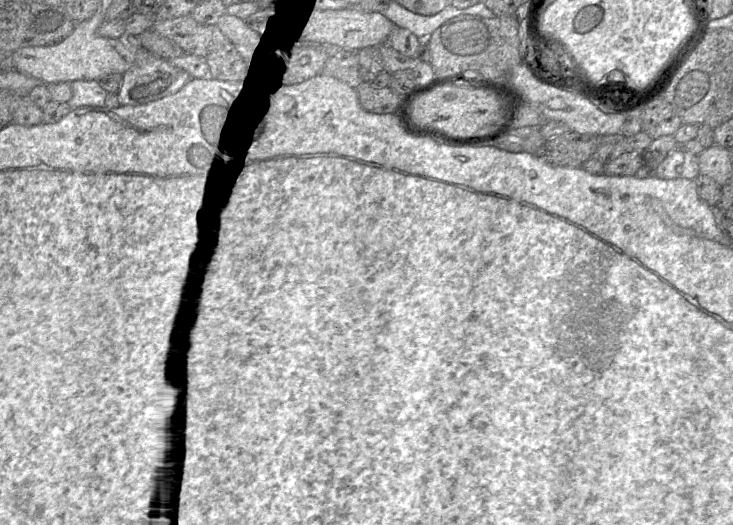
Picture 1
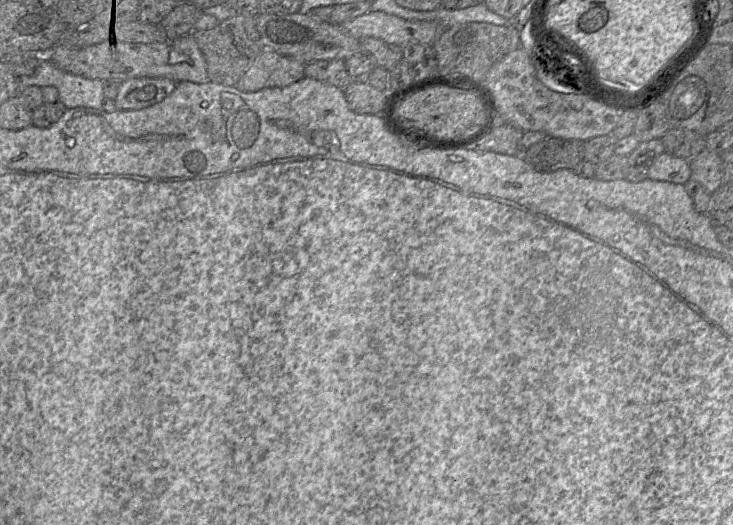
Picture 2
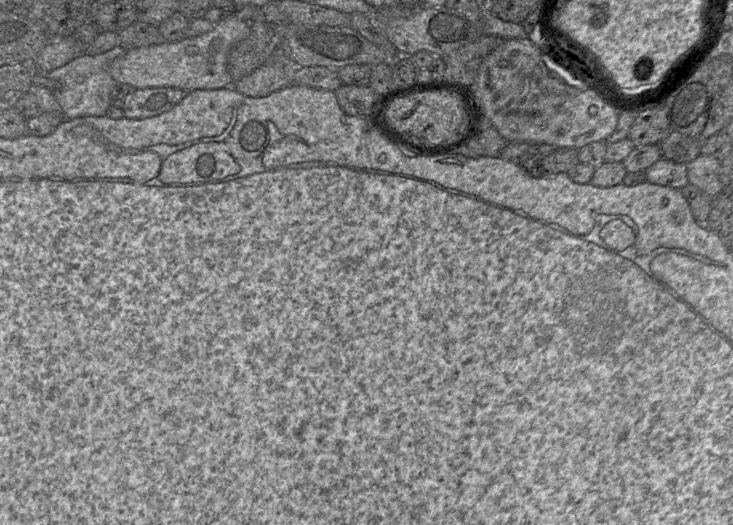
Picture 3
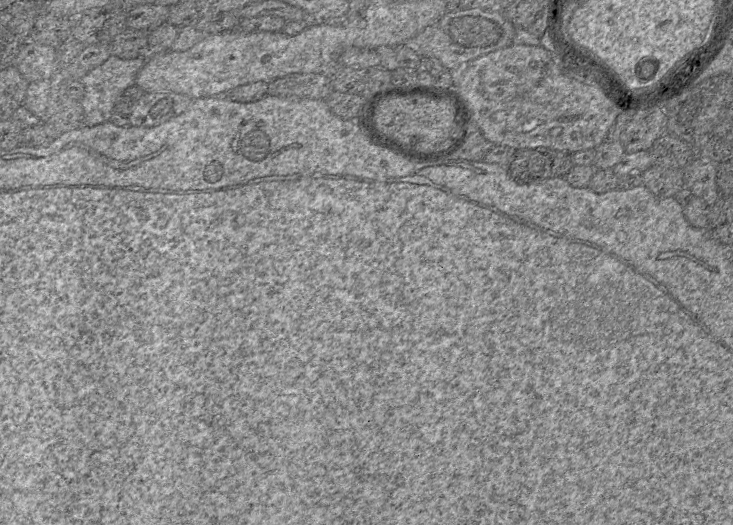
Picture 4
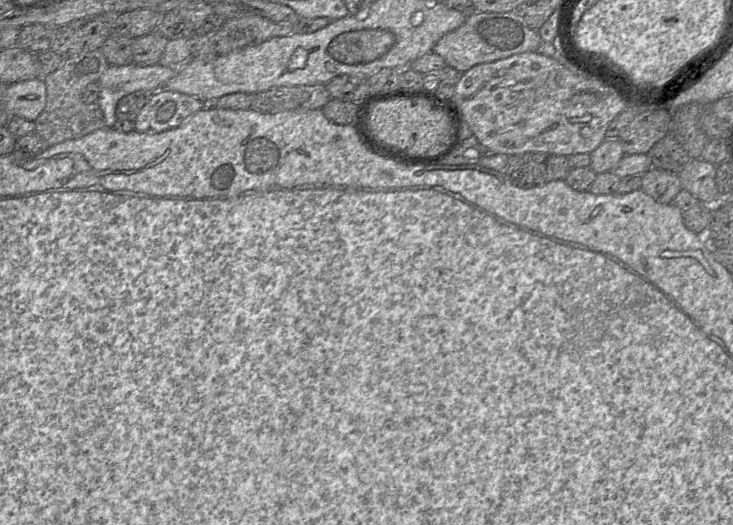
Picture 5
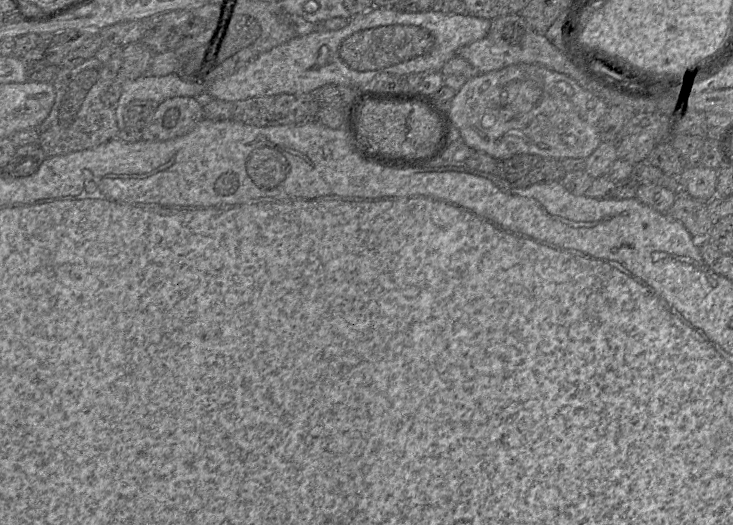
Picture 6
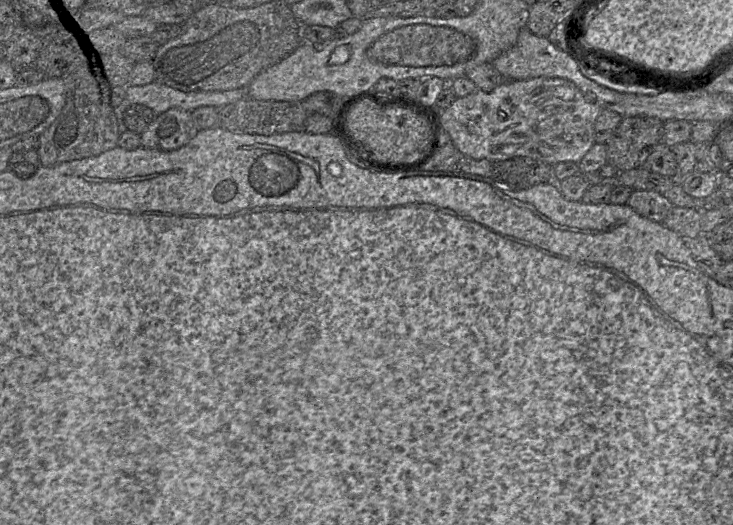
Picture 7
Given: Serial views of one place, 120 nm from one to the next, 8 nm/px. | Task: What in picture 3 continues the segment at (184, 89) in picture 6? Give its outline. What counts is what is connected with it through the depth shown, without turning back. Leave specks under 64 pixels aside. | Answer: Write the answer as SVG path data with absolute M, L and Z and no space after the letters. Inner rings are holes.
M118 47L100 55L82 53L70 63L50 71L50 77L59 82L58 91L52 91L60 105L60 111L67 119L88 116L105 116L111 106L110 95L116 84L109 72L110 63L125 53Z

